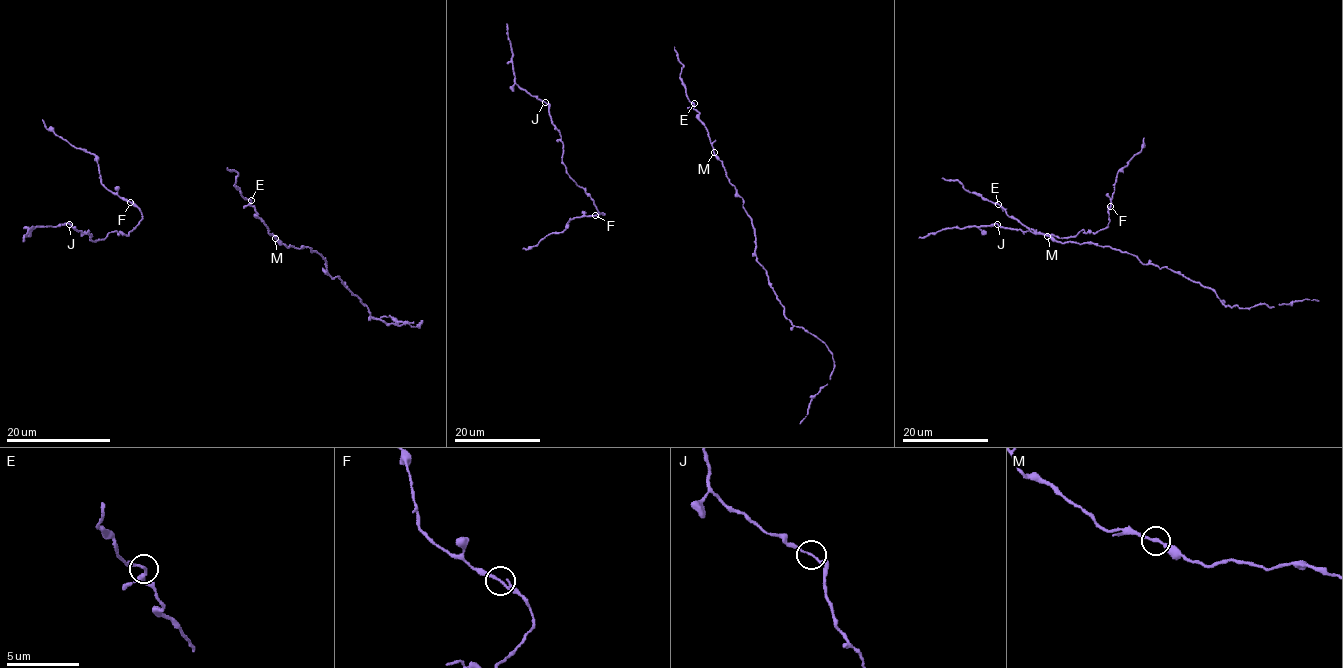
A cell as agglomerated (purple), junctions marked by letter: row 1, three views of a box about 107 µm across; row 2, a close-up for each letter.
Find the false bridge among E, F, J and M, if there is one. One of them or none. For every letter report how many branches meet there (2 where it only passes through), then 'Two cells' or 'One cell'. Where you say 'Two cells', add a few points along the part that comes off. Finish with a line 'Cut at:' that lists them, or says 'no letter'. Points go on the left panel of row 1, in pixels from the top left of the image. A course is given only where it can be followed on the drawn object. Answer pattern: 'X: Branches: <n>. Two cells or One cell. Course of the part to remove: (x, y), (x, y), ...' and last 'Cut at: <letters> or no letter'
E: Branches: 2. One cell
F: Branches: 2. One cell
J: Branches: 2. One cell
M: Branches: 2. One cell
Cut at: no letter

